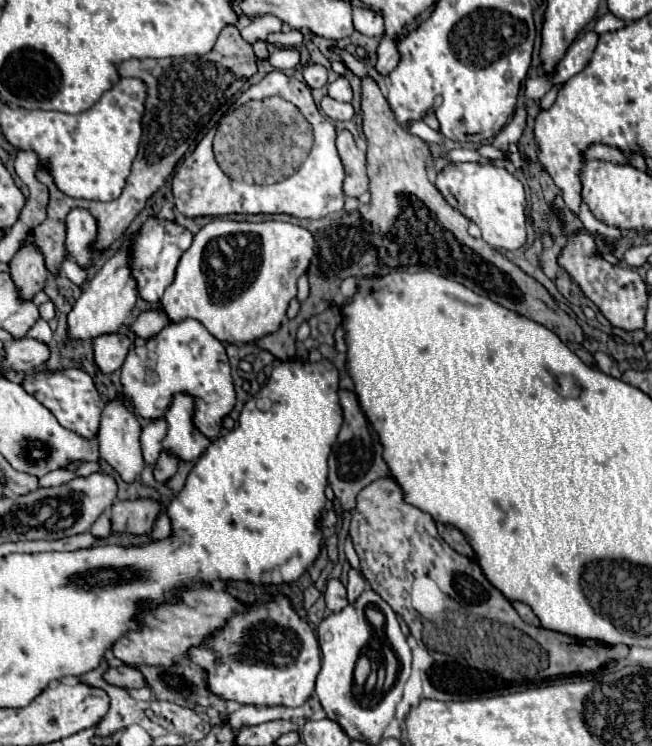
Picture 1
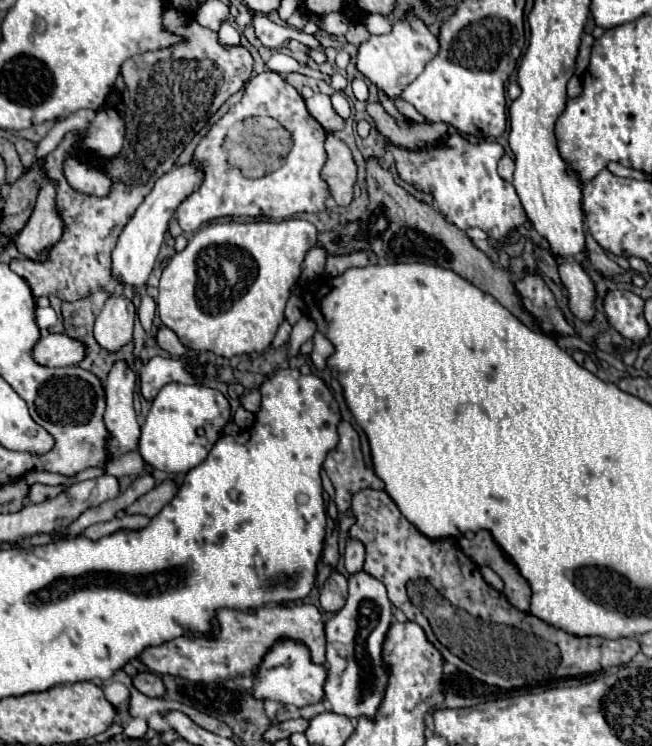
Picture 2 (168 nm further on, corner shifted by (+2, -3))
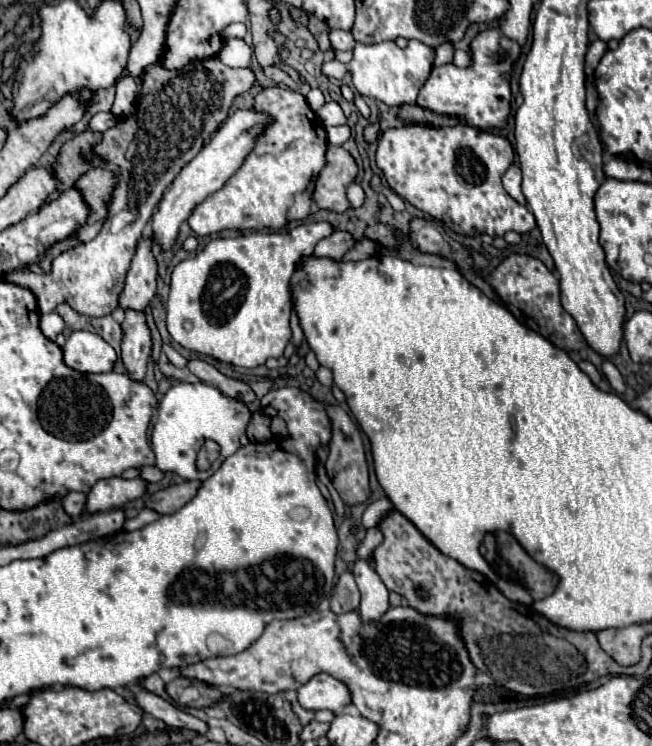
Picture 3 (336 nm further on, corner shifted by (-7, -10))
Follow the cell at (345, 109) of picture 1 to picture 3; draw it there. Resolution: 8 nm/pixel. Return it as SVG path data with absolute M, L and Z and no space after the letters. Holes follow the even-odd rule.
M330 101L330 103L324 103L316 115L322 119L324 125L344 125L346 123L346 117L340 109L340 105L336 101Z

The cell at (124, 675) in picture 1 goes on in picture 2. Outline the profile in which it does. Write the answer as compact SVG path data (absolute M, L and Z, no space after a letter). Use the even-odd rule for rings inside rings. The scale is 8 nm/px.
M139 672L133 676L133 686L145 694L145 696L153 696L153 698L159 698L165 694L165 688L163 688L163 682L157 674L153 672Z

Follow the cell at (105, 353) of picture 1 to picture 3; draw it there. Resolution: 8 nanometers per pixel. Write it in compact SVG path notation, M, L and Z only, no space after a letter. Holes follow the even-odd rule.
M144 235L138 241L138 249L132 257L132 265L124 281L120 309L144 309L156 295L158 261L152 249L154 249L152 235Z

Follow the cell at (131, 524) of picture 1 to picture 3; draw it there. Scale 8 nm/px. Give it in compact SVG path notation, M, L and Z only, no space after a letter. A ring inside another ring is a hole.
M184 481L178 485L170 485L168 489L162 489L146 499L146 507L158 511L160 515L170 515L184 507L200 489L200 481Z

